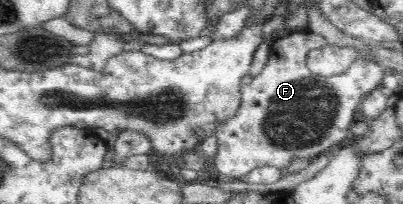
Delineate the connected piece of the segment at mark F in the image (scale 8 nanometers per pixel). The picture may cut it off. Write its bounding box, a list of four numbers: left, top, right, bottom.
[214,29,386,179]

